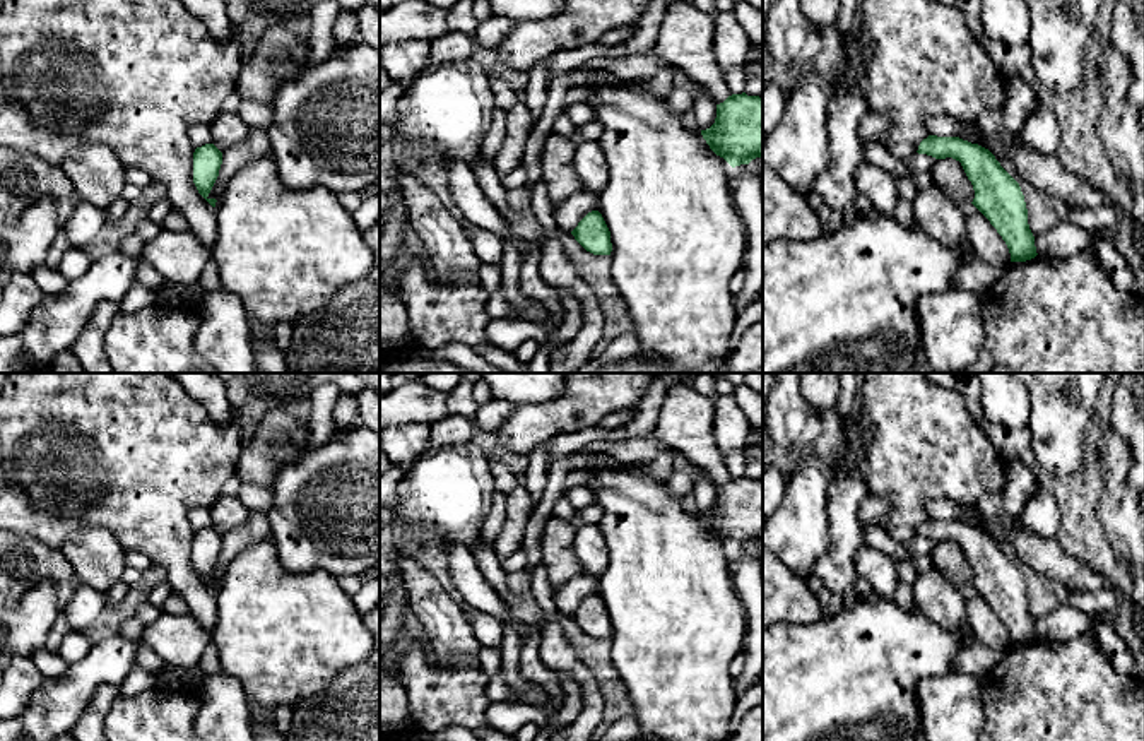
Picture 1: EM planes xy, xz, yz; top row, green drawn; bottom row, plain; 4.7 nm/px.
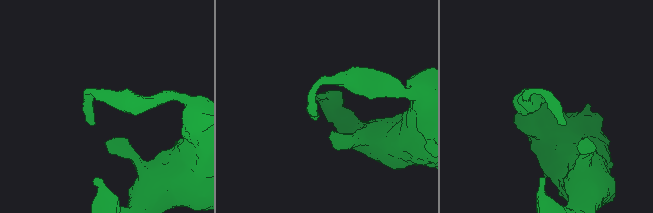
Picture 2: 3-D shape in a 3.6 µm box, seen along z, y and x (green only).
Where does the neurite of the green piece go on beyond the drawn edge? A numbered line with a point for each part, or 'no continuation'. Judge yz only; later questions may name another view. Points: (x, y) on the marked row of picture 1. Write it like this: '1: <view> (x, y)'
no continuation

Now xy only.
no continuation

